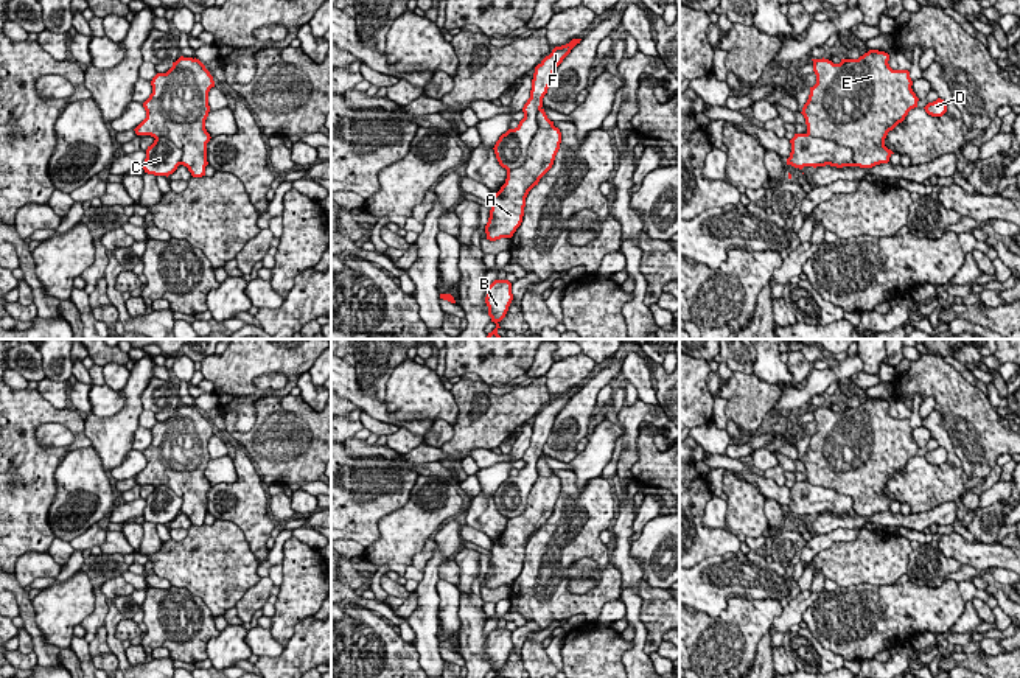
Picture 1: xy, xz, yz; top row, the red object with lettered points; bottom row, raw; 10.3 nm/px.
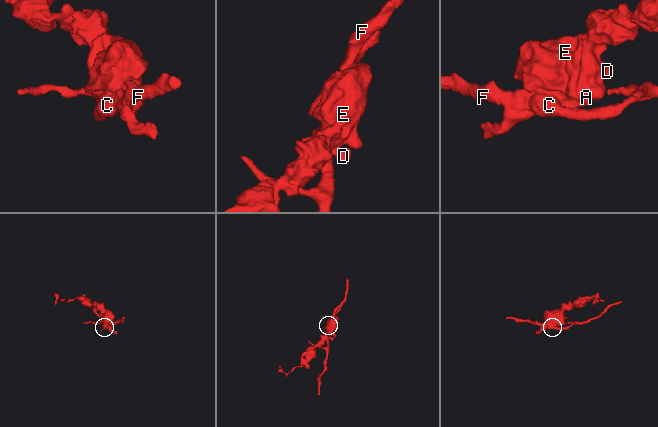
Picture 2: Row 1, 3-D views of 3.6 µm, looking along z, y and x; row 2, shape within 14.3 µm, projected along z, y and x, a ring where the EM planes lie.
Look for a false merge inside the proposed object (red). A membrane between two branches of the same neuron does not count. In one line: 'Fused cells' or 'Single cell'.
Fused cells

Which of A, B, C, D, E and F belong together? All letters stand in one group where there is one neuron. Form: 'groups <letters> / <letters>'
groups A D E / B C F

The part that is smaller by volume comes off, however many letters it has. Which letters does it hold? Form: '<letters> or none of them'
B, C, F

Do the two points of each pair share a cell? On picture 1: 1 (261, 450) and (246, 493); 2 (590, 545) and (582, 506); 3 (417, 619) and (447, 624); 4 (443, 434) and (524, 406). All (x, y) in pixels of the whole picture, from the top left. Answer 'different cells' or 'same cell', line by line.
1: different cells
2: same cell
3: different cells
4: different cells

